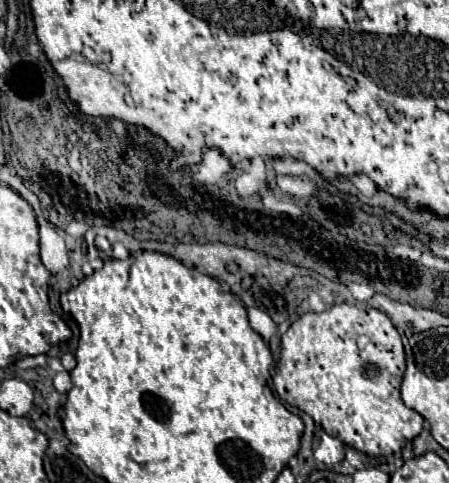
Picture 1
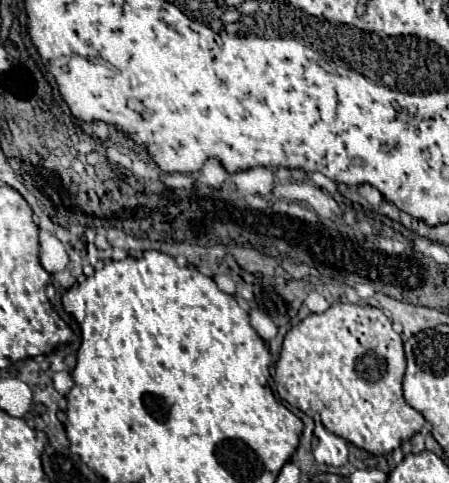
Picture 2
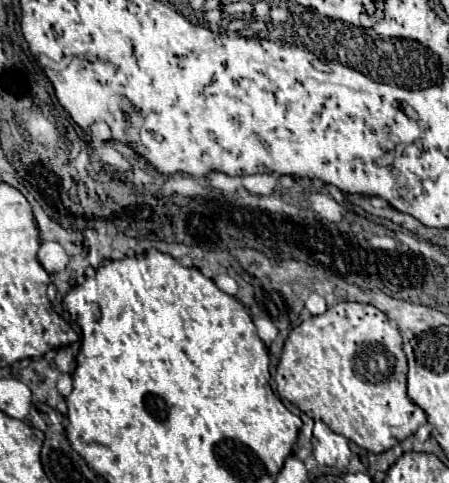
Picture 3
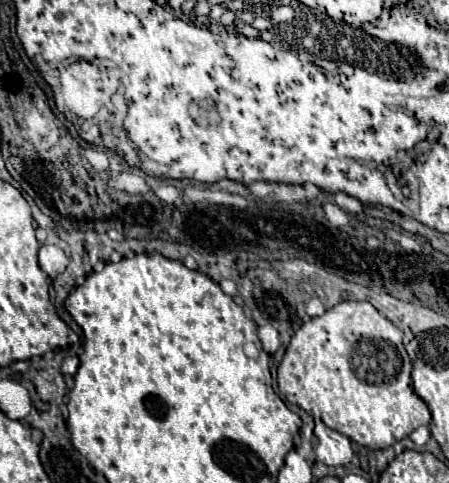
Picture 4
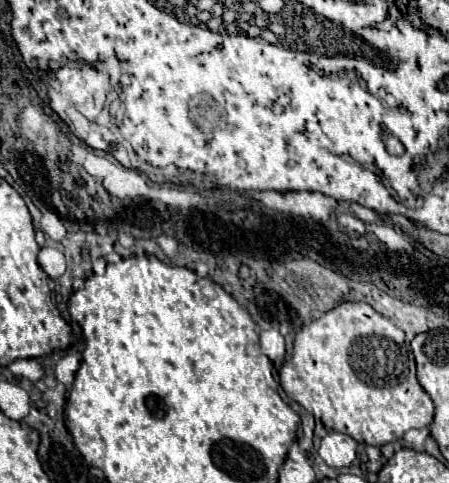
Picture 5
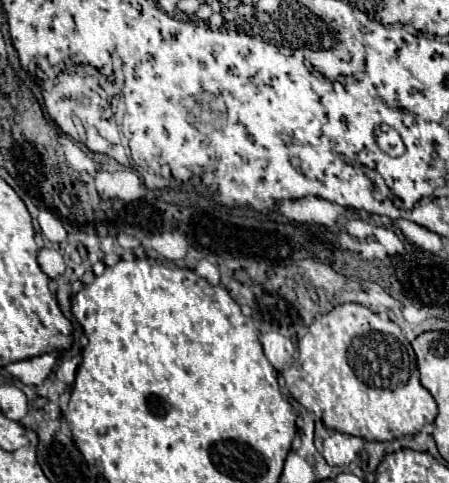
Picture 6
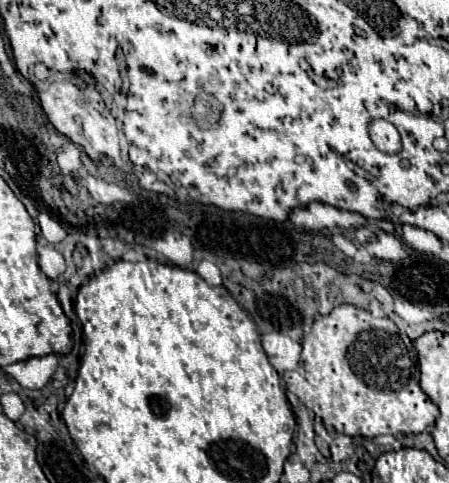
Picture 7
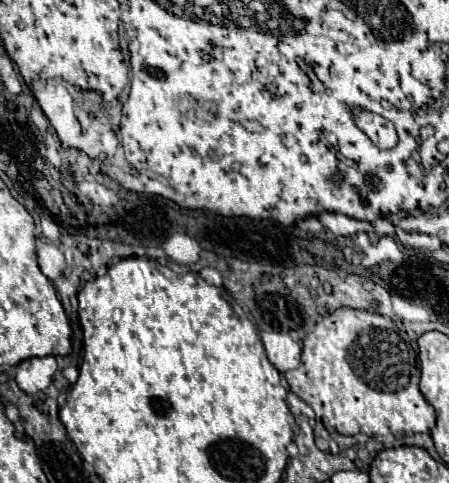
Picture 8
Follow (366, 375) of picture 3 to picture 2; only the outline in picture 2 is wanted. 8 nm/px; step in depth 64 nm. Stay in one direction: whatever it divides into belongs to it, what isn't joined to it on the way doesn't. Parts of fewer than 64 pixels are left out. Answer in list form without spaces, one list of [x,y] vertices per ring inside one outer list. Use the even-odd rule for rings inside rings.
[[[332,304],[326,312],[310,314],[288,330],[276,364],[274,382],[278,396],[290,406],[320,420],[330,432],[342,436],[346,442],[380,456],[398,448],[398,442],[410,440],[426,424],[424,416],[404,400],[404,372],[406,358],[402,338],[382,310],[358,304]]]

